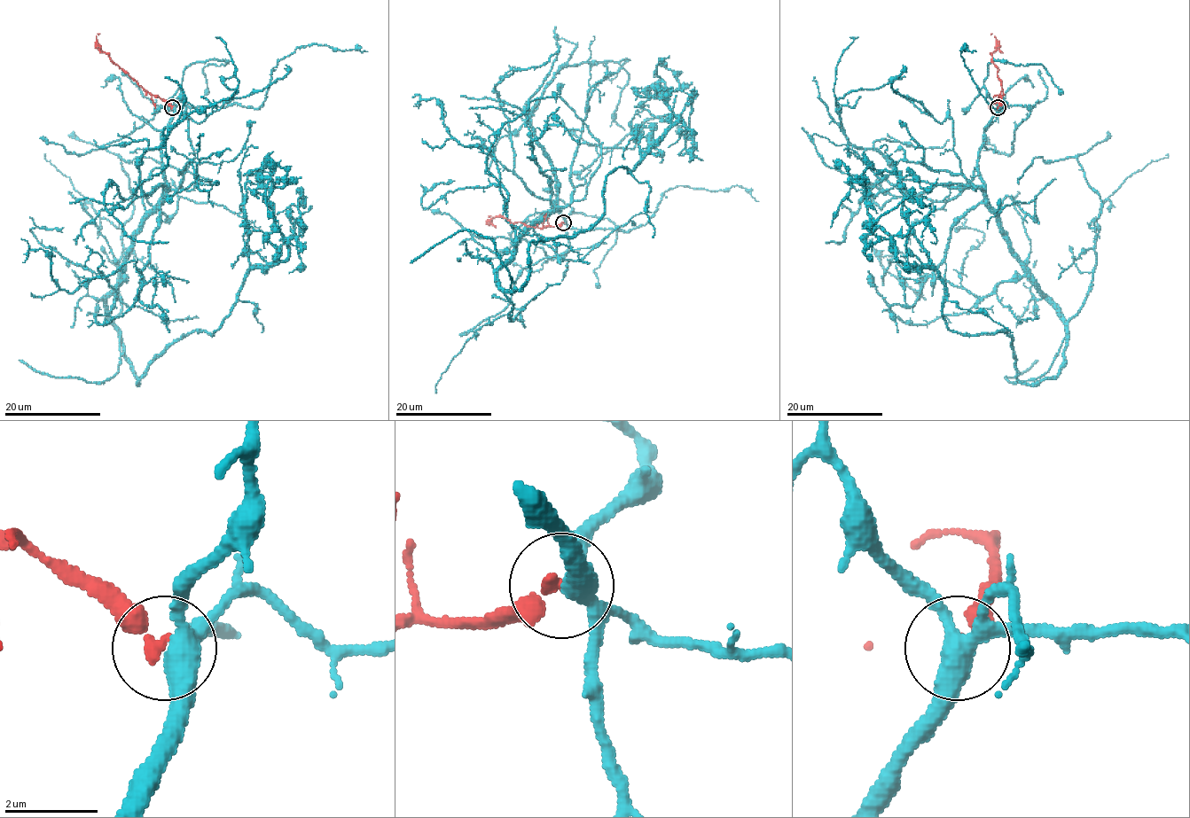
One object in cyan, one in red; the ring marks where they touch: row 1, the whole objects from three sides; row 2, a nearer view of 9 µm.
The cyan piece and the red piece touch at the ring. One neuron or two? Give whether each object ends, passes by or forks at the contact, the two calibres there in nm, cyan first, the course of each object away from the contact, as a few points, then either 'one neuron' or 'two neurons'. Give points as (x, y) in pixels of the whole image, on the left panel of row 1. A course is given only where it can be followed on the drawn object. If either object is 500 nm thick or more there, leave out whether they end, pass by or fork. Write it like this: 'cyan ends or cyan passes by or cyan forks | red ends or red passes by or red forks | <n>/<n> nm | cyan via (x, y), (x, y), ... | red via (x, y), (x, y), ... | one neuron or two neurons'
cyan forks | red ends | 380/240 nm | cyan via (172, 108), (162, 203), (106, 299), (137, 384), (287, 256), (273, 173), (252, 171), (280, 159) | red via (172, 107), (150, 95), (98, 49), (96, 37), (99, 34) | two neurons

